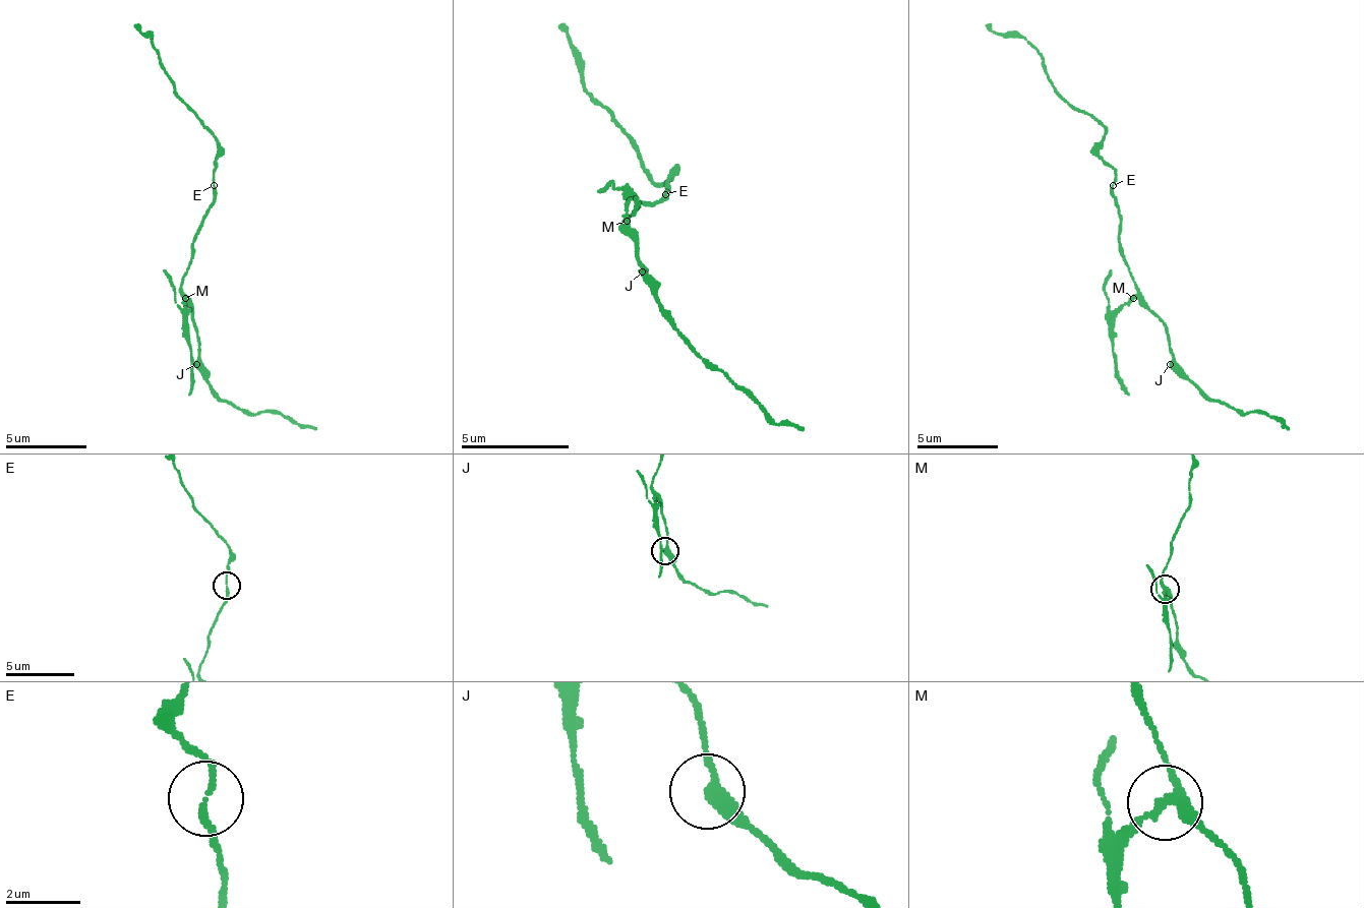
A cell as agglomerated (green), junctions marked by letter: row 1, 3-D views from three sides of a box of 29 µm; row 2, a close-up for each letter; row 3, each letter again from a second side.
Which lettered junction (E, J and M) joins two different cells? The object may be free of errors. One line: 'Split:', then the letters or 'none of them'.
Split: M

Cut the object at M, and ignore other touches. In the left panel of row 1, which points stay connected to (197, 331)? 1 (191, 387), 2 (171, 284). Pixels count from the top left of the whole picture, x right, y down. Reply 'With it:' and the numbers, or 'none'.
With it: none

